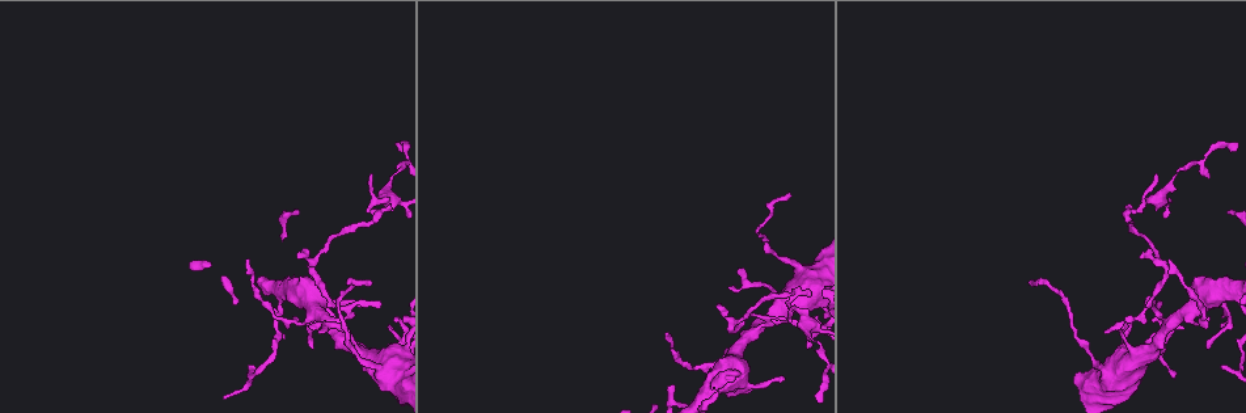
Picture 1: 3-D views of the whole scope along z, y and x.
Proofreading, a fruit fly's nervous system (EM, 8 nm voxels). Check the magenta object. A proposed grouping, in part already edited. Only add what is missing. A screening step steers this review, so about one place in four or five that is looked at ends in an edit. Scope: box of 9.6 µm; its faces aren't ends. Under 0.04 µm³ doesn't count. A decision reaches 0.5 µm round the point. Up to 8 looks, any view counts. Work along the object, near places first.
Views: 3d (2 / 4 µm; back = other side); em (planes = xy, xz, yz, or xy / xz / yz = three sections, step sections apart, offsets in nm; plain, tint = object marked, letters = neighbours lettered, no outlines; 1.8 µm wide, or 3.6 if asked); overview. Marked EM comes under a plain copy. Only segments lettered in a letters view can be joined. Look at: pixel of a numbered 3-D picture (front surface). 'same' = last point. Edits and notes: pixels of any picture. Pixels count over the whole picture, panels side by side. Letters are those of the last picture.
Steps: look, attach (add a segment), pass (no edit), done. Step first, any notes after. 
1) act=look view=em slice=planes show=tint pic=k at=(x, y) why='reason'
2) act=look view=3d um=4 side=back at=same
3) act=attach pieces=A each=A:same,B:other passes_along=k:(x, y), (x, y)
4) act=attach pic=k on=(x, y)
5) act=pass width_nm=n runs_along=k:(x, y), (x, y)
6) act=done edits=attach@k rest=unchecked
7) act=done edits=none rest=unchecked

act=look view=em slice=planes show=letters pic=1 at=(281, 291) why='side arm on a straight run'

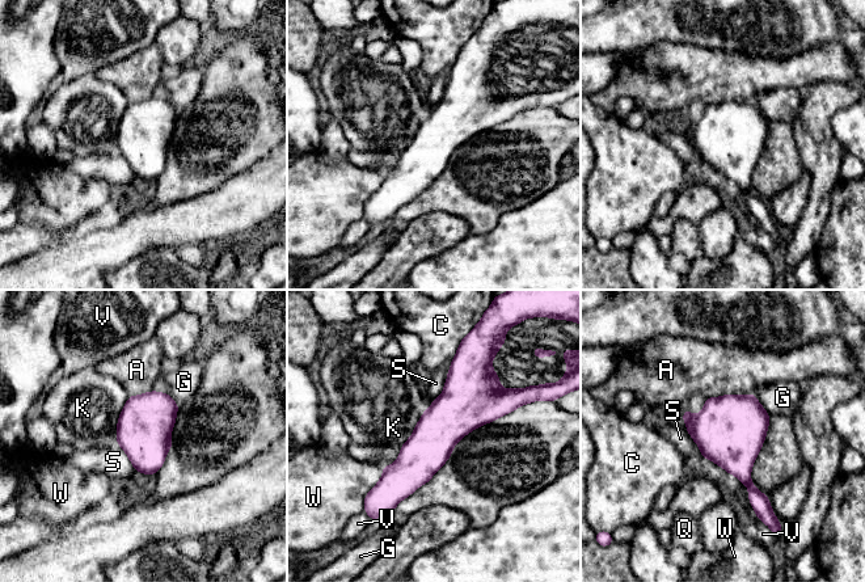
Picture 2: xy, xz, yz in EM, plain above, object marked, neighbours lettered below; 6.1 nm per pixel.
act=pass each=A:other,C:other,G:other,K:other,Q:other,S:other,V:other,W:other border=2:(451, 362), (443, 391), (426, 408) found='none of them fits'

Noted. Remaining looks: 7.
act=look view=3d um=2 pic=1 at=(717, 305) why='branch stops here'

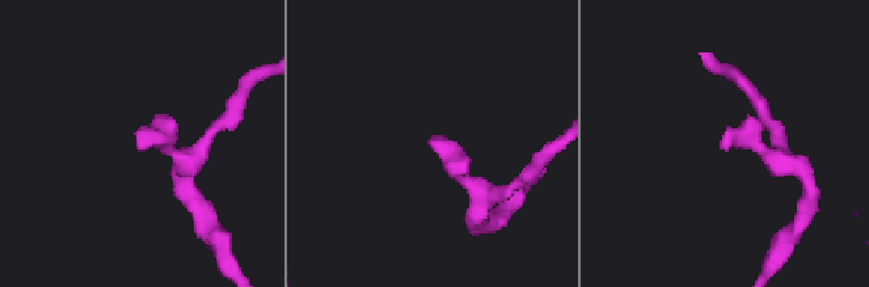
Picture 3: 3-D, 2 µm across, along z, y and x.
act=look view=em slice=xz step=16 show=tint pic=3 at=(140, 148) why='shape alone is not enough'

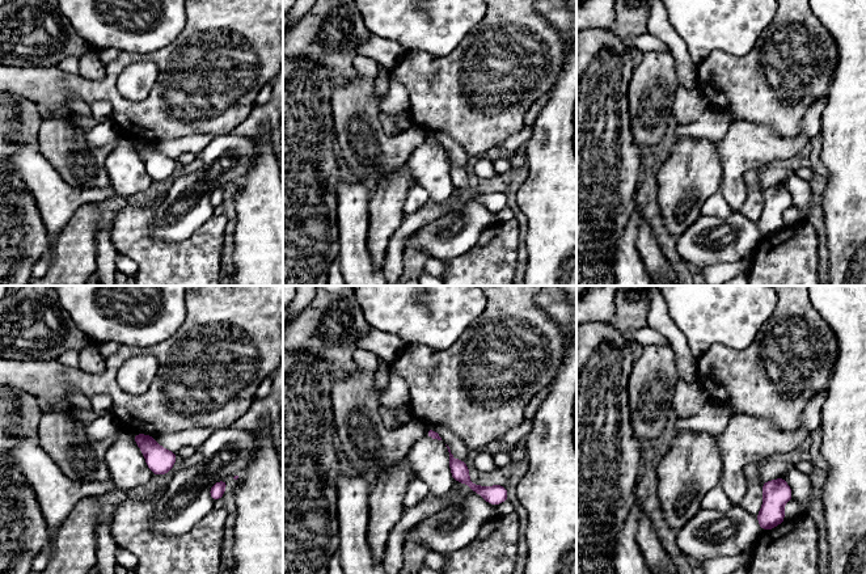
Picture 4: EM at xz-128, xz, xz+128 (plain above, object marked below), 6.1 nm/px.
act=look view=em slice=yz step=8 show=letters at=same

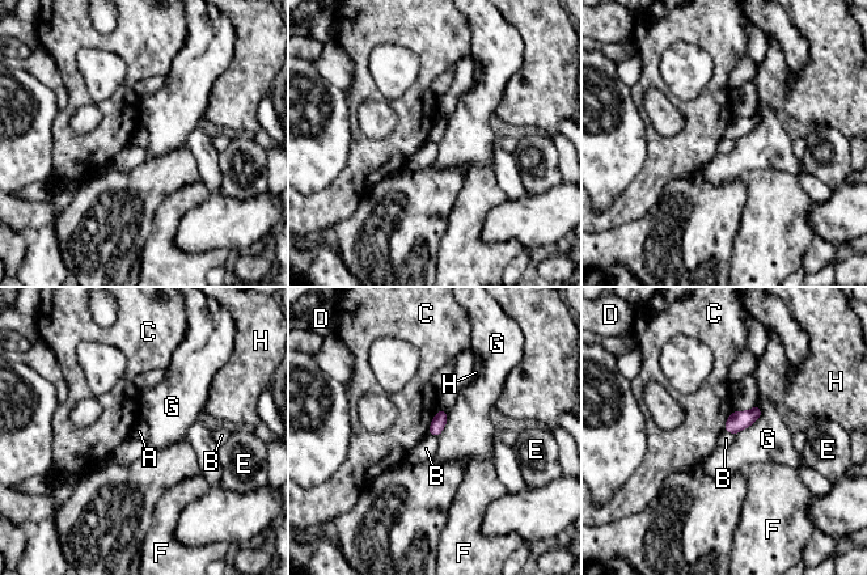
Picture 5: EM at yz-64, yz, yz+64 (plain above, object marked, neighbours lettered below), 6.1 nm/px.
act=pass width_nm=90 each=A:other,B:other,C:other,D:other,E:other,F:other,G:other,H:other found='no lettered segment goes on from it'

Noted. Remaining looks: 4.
act=look view=em slice=planes show=letters pic=1 at=(1165, 331) why='three arms meet'

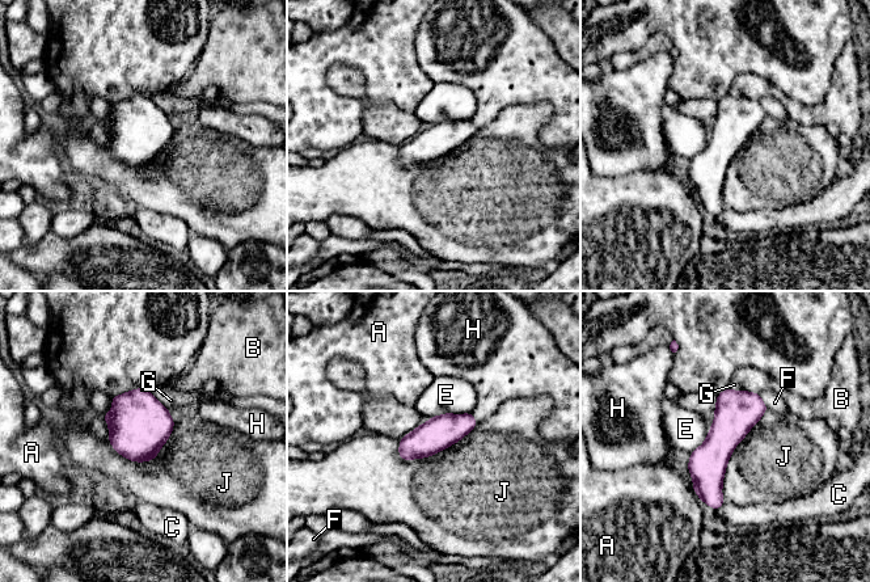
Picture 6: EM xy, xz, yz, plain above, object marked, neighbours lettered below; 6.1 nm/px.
act=pass each=A:other,B:other,C:other,E:other,F:other,G:other,H:other,J:other border=6:(477, 424), (434, 454), (398, 456) found='no lettered segment goes on from it'

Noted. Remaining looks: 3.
act=done edits=none rest=unchecked

